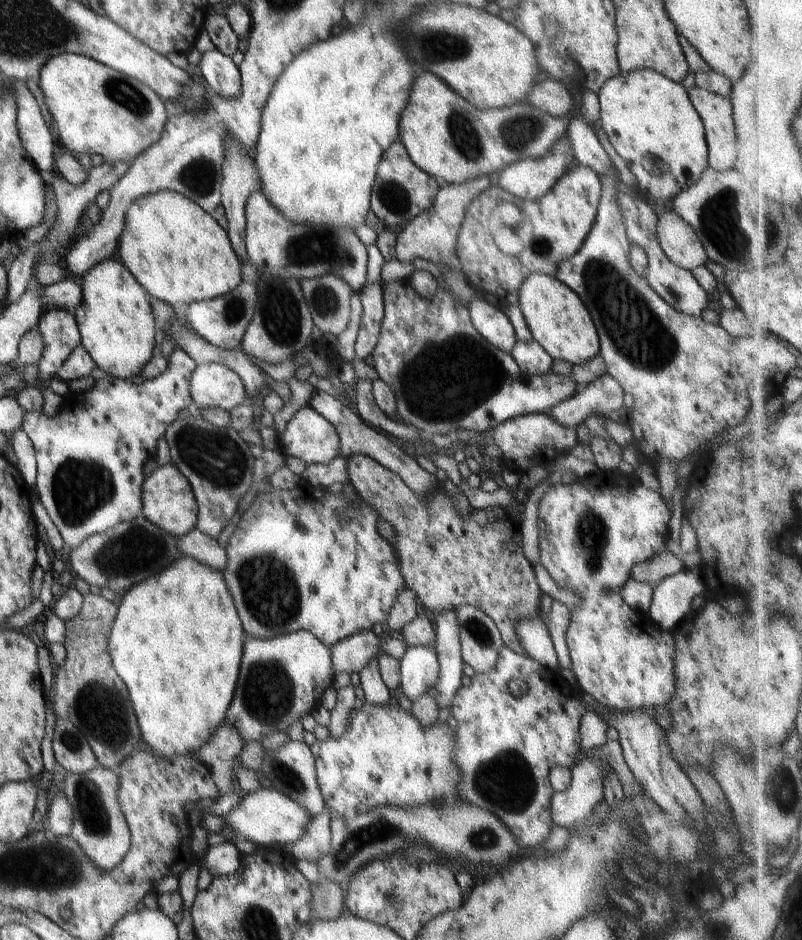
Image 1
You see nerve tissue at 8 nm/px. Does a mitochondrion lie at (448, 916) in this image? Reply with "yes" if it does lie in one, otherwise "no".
no

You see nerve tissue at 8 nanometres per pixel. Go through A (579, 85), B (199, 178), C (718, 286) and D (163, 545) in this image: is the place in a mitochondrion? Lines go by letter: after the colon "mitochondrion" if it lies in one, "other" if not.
A: other
B: mitochondrion
C: other
D: mitochondrion

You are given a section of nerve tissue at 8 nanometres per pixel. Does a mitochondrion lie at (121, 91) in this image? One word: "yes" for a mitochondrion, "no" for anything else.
yes

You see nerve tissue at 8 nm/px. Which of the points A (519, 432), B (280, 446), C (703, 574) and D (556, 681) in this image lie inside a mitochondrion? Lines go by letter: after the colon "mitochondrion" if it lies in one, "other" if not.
A: other
B: other
C: other
D: other

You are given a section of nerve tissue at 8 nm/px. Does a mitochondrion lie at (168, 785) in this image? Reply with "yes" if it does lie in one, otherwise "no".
no

